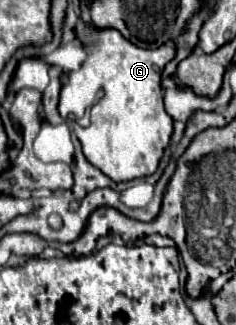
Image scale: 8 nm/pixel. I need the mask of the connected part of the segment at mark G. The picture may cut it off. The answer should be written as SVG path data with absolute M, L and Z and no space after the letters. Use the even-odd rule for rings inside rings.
M83 22L83 32L75 28L75 36L83 42L87 58L79 70L67 74L61 86L59 114L67 118L69 114L91 110L89 128L81 128L75 122L71 122L71 128L83 146L85 158L97 164L101 172L109 172L113 180L127 182L153 174L173 132L173 120L169 120L163 108L161 72L175 56L175 46L163 44L155 50L139 48L119 30L95 28L91 22ZM99 90L103 90L105 96L95 100Z

